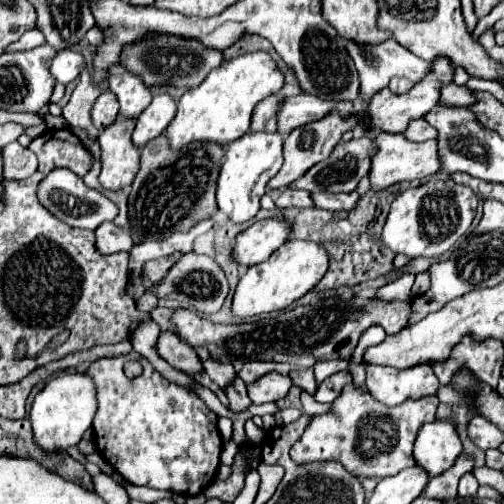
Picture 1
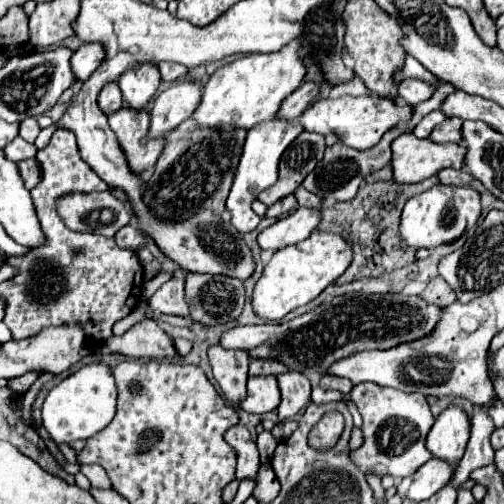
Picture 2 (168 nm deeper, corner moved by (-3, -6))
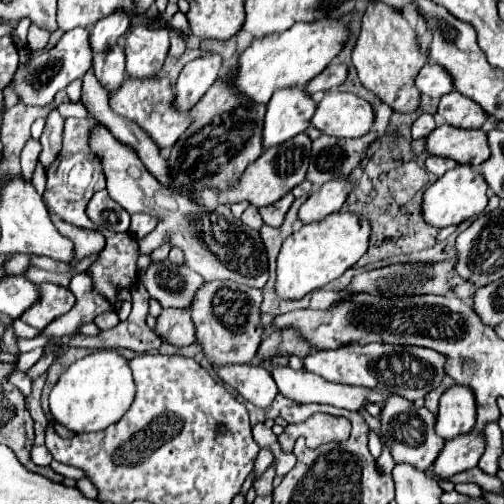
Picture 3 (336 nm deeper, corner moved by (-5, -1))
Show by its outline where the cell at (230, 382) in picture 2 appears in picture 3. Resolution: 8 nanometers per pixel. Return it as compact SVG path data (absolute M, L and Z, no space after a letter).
M230 280L208 282L196 292L196 300L190 308L192 322L196 326L196 340L214 366L250 364L256 358L256 350L264 334L260 324L260 304L262 290Z

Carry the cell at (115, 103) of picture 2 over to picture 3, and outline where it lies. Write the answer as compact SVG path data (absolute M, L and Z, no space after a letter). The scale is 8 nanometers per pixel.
M122 44L112 46L106 52L94 54L94 74L102 82L102 86L108 92L114 92L120 88L122 80L126 78L124 72L124 54L122 54Z

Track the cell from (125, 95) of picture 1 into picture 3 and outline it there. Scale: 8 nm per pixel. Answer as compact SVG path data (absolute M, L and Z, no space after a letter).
M130 26L124 34L126 74L134 78L152 78L160 72L168 54L168 30L152 26Z

